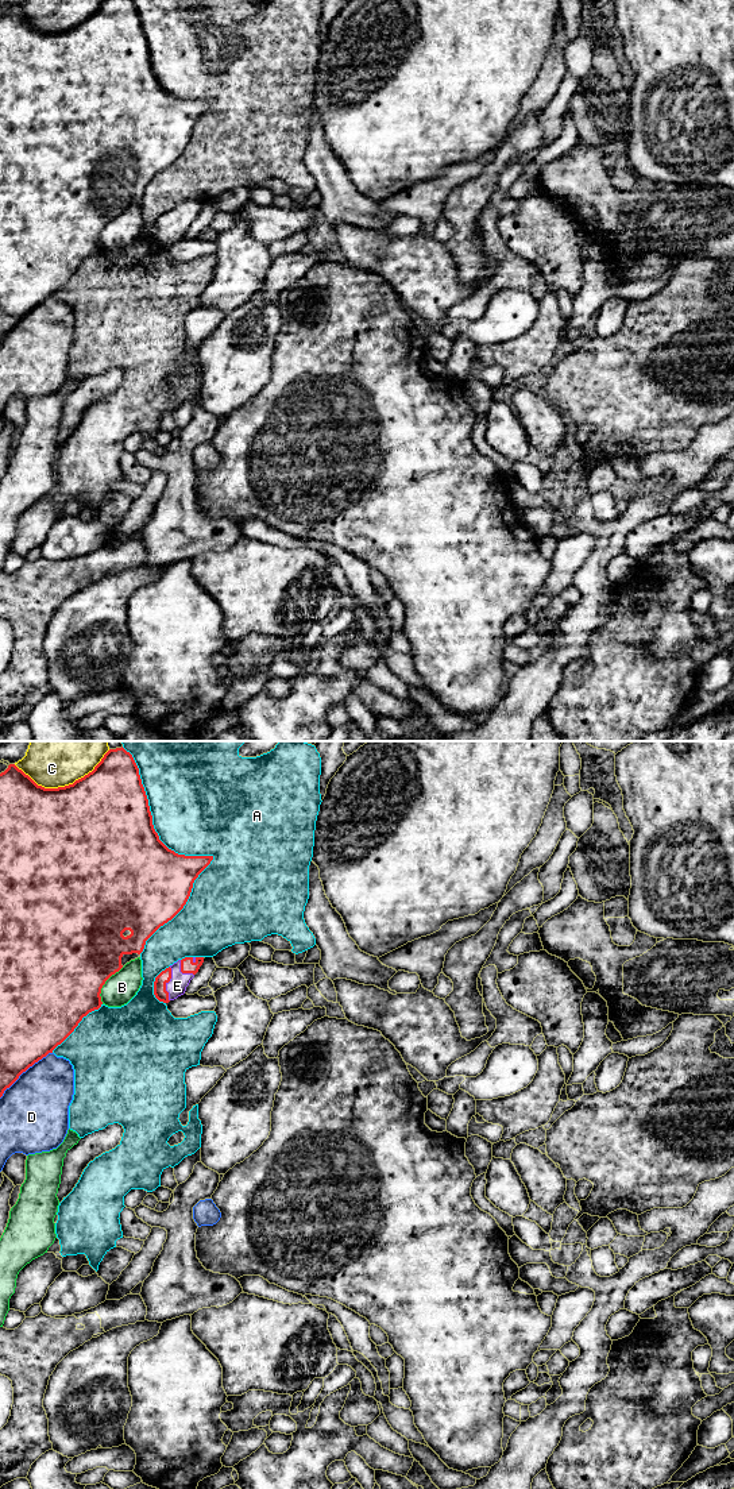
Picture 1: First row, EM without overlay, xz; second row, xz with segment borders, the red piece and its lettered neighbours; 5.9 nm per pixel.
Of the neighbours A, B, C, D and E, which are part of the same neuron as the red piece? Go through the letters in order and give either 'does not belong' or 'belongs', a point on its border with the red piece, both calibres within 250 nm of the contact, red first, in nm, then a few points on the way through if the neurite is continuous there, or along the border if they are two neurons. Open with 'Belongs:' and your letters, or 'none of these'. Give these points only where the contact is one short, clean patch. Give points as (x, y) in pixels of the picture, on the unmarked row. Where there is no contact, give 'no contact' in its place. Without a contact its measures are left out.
Belongs: E
A: does not belong | xz (194, 100) | 380/500 nm
B: does not belong | xz (104, 227) | 500/180 nm
C: does not belong | xz (60, 31) | 500/190 nm
D: does not belong | xz (24, 315) | 360/420 nm
E: belongs | xz (165, 228) | 80/110 nm | across xz (159, 228), (165, 228), (177, 230)

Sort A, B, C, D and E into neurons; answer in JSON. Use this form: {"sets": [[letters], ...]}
{"sets": [["A"], ["B"], ["C"], ["D"], ["E"]]}

